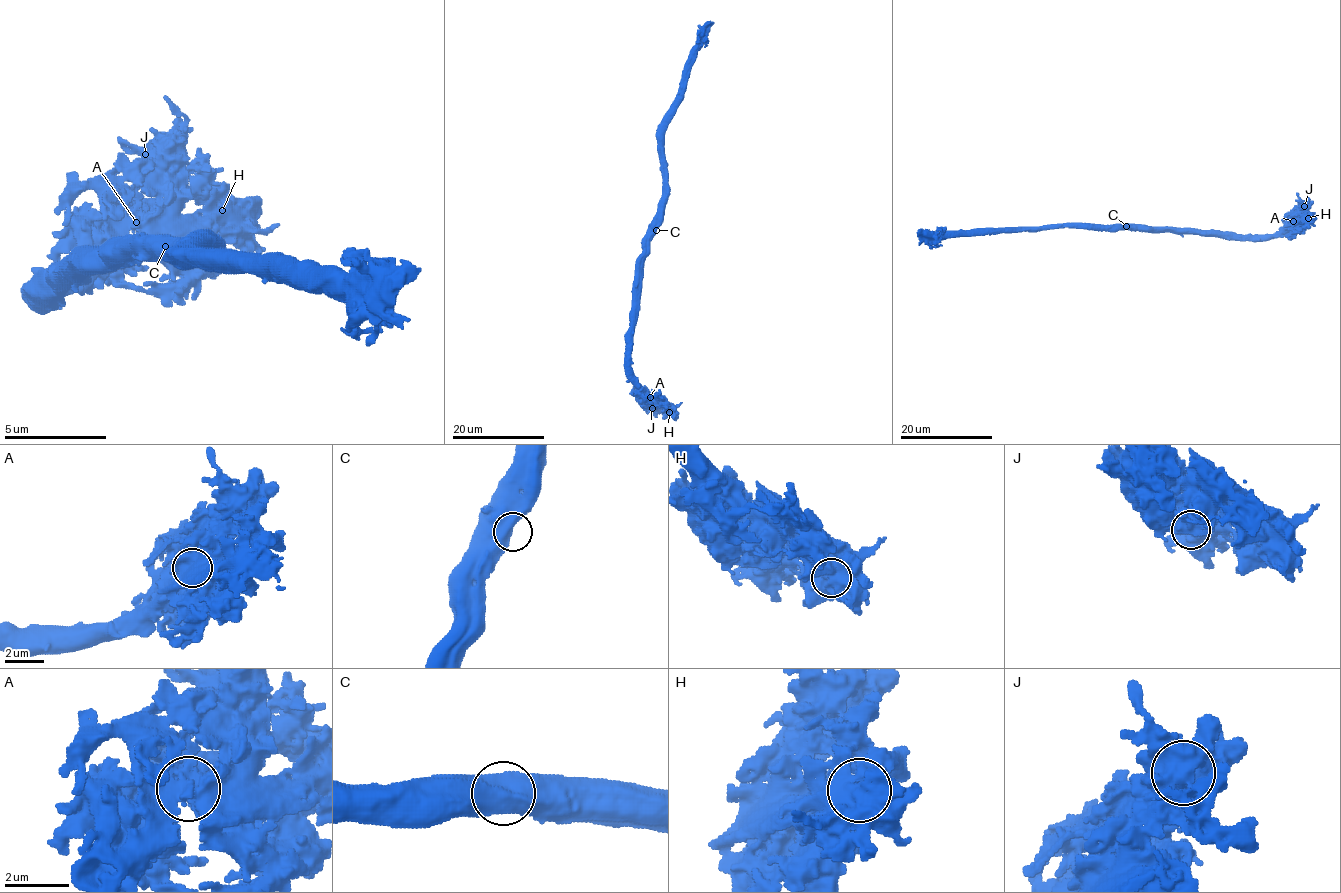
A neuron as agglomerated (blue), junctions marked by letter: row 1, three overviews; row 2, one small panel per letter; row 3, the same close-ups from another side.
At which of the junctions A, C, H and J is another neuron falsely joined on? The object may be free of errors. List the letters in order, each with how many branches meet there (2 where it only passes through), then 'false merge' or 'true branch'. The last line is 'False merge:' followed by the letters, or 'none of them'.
A: branches 3; true branch
C: branches 1; true branch
H: branches 3; true branch
J: branches 2; true branch
False merge: none of them

